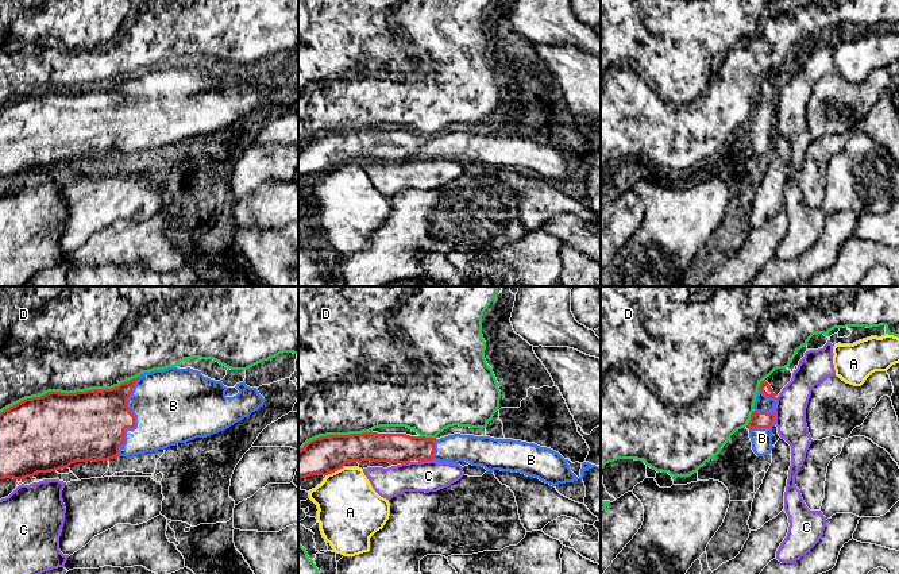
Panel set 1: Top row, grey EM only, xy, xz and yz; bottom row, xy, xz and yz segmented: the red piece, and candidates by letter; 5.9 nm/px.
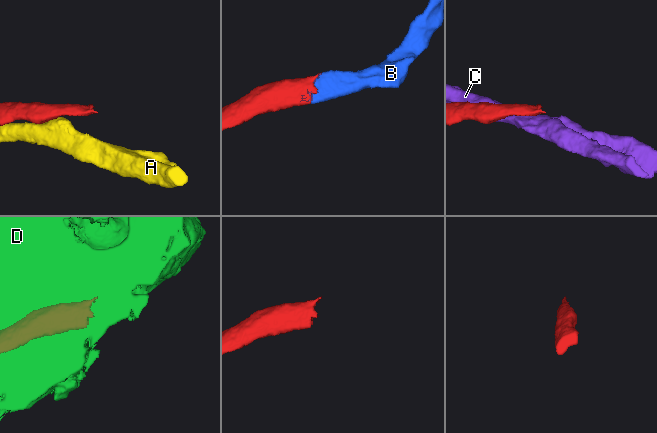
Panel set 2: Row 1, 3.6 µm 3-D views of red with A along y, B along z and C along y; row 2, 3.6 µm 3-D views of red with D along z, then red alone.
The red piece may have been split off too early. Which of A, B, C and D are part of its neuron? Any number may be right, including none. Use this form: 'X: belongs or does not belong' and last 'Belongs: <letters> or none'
A: does not belong
B: belongs
C: does not belong
D: does not belong
Belongs: B

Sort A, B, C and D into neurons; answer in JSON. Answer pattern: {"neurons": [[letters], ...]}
{"neurons": [["A"], ["B"], ["C"], ["D"]]}

